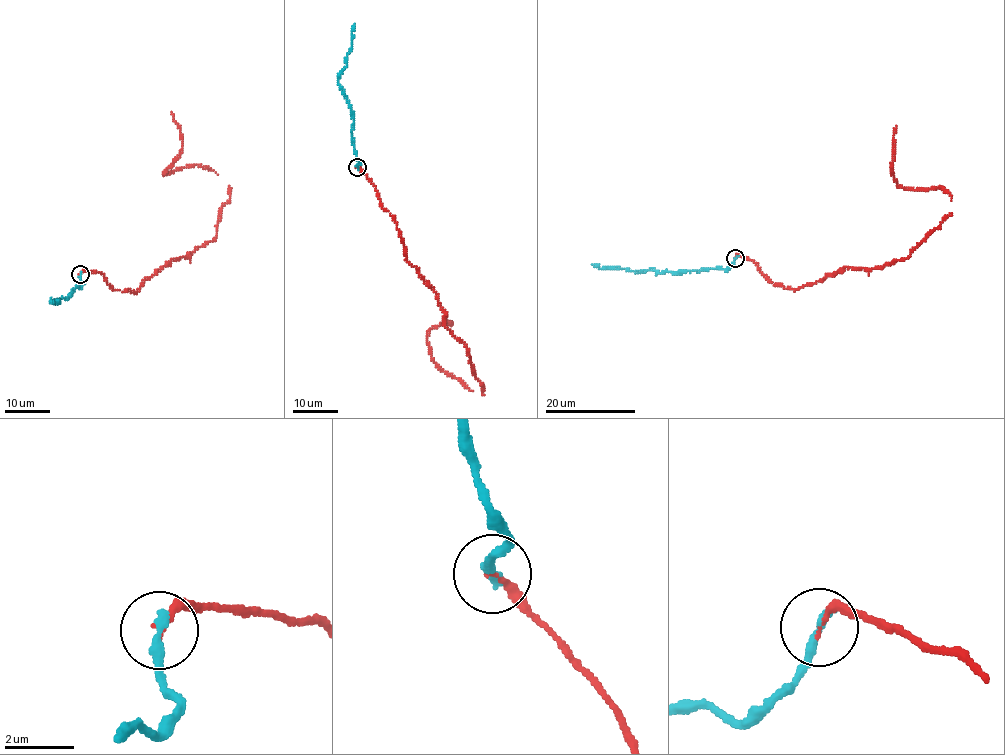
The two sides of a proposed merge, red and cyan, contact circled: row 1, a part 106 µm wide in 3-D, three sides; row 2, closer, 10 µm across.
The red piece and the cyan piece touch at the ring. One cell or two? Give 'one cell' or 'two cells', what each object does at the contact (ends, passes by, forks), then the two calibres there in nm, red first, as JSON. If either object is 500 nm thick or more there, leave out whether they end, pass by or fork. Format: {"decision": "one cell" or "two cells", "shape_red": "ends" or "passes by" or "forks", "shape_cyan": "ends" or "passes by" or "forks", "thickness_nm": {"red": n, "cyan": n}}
{"decision": "one cell", "shape_red": "ends", "shape_cyan": "ends", "thickness_nm": {"red": 130, "cyan": 320}}

